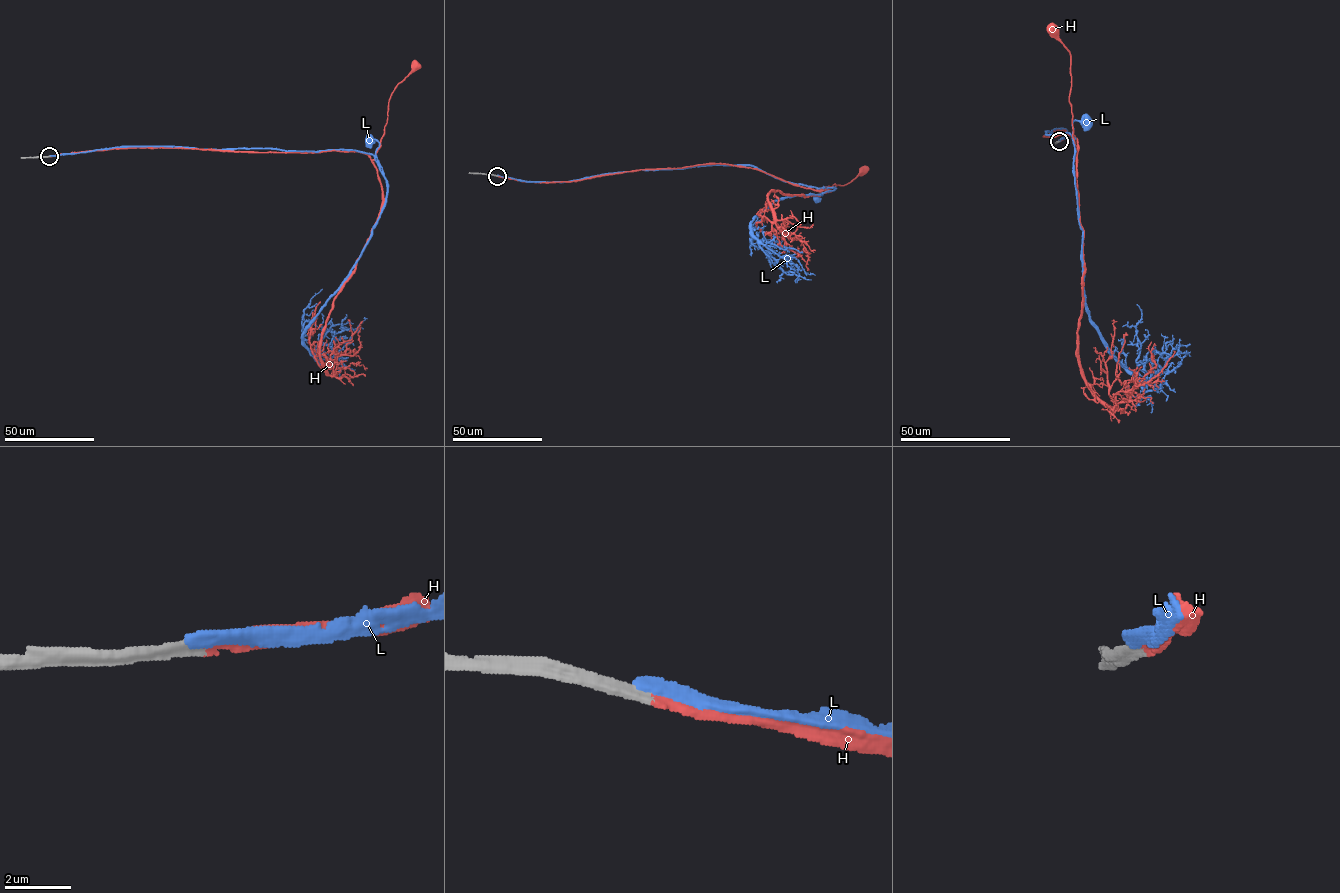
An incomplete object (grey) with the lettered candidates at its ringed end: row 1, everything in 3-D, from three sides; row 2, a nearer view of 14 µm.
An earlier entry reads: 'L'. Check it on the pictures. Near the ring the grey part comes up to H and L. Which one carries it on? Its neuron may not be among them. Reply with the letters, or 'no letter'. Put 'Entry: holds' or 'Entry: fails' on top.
Entry: fails
H

